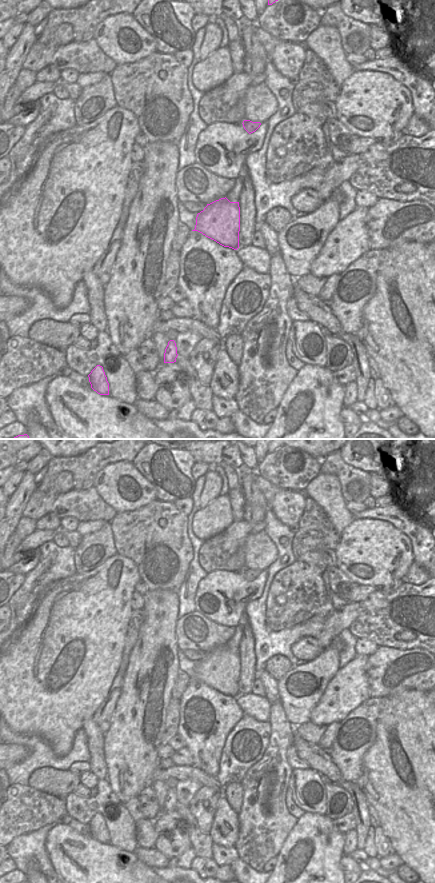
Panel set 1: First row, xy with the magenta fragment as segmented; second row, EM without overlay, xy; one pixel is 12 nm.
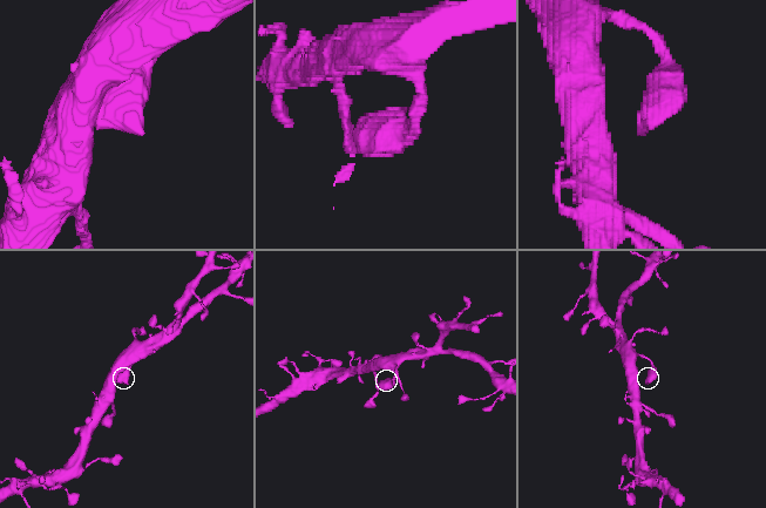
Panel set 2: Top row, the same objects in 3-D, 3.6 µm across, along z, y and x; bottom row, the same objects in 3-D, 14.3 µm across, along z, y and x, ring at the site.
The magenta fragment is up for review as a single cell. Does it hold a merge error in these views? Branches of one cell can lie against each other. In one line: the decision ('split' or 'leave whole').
leave whole

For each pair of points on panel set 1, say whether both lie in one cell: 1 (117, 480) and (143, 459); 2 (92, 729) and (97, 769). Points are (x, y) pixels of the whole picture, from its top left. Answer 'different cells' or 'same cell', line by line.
1: different cells
2: same cell

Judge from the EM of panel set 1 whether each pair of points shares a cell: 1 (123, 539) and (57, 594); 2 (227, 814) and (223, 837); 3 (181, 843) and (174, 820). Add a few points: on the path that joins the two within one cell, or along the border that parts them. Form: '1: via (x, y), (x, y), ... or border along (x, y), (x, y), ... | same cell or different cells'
1: border along (117, 553), (129, 557), (137, 566) | different cells
2: via (227, 820), (226, 832) | same cell
3: via (175, 837), (174, 826) | same cell

